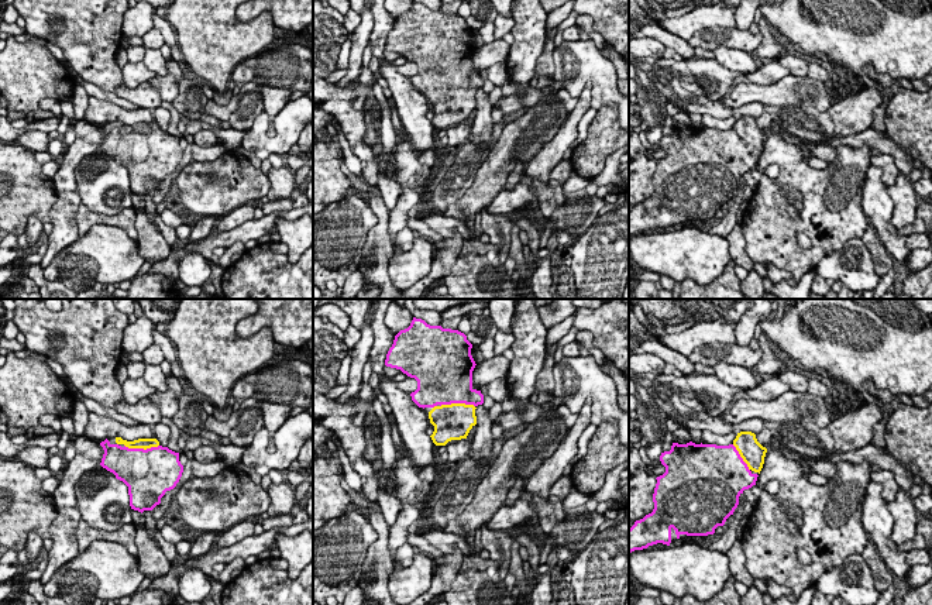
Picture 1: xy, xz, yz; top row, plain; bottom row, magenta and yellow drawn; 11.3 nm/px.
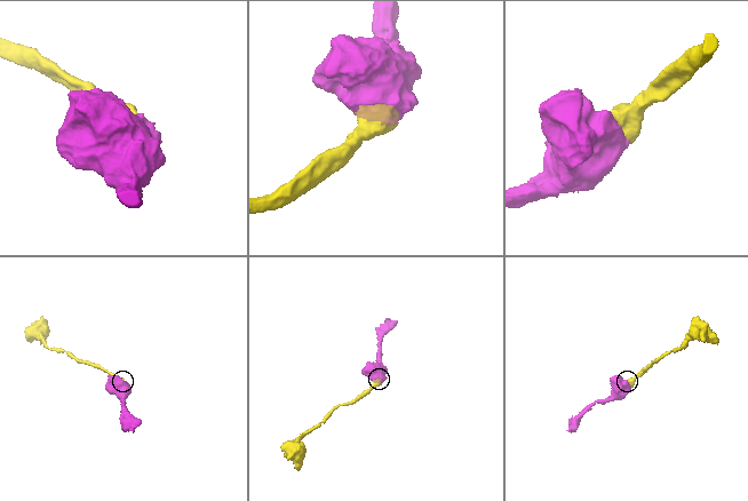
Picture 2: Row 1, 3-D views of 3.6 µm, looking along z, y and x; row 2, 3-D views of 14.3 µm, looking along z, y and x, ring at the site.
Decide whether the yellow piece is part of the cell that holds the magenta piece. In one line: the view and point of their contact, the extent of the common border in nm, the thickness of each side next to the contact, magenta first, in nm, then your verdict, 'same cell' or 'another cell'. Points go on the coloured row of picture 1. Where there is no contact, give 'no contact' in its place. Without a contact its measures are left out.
xy (141, 449) | 400 nm | 480/130 nm | same cell

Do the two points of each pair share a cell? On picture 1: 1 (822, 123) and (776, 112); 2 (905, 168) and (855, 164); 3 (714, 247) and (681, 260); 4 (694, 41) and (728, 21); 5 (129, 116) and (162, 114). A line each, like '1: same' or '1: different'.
1: same
2: different
3: same
4: different
5: different

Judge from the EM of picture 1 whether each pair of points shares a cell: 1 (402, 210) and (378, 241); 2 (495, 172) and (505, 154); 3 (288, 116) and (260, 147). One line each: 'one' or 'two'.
1: two
2: one
3: one

